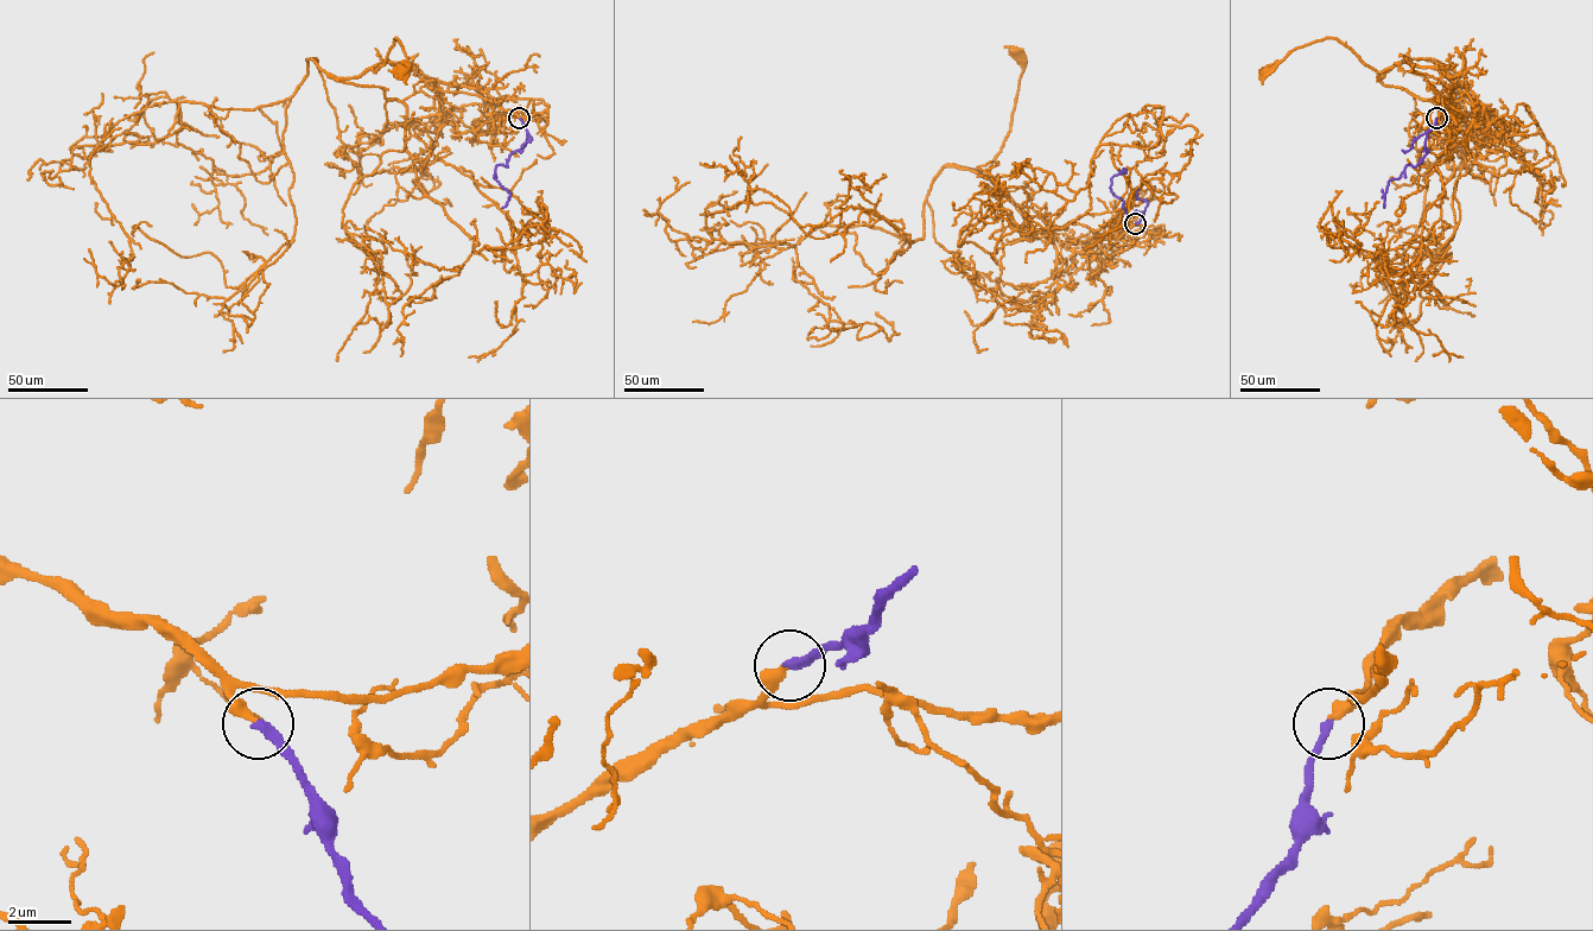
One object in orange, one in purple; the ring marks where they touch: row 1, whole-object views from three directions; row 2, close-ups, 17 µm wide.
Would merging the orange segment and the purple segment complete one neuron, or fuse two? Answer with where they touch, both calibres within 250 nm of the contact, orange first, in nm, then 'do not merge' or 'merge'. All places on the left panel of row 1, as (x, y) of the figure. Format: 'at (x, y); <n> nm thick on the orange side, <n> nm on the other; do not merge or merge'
at (519, 118); 340 nm thick on the orange side, 300 nm on the other; merge

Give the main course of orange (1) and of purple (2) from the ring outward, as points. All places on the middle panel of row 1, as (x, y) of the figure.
1: (1135, 223), (1116, 236), (1059, 241), (1034, 228), (988, 176), (1010, 130), (1022, 69), (1019, 55)
2: (1136, 223), (1142, 213), (1129, 215), (1123, 201), (1111, 191), (1111, 178), (1127, 171), (1118, 171)

